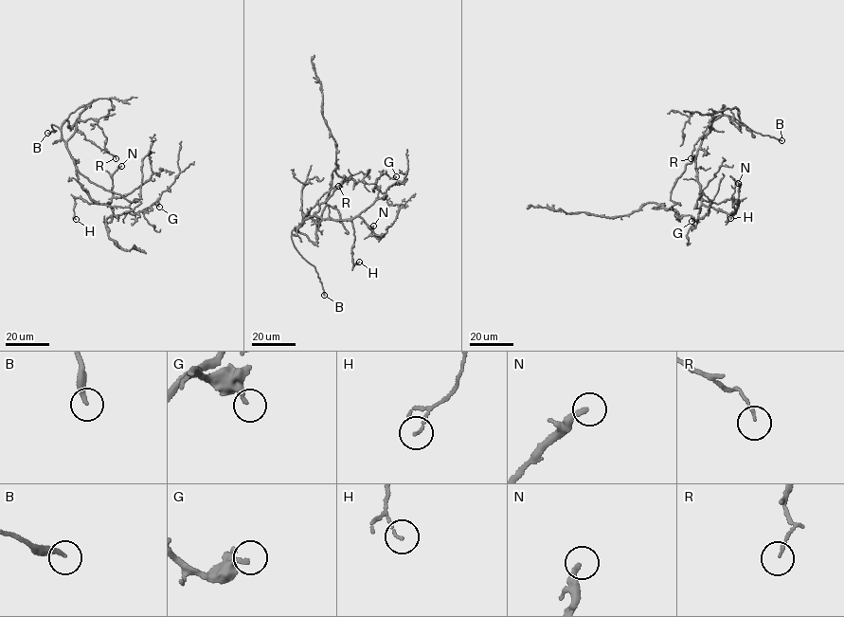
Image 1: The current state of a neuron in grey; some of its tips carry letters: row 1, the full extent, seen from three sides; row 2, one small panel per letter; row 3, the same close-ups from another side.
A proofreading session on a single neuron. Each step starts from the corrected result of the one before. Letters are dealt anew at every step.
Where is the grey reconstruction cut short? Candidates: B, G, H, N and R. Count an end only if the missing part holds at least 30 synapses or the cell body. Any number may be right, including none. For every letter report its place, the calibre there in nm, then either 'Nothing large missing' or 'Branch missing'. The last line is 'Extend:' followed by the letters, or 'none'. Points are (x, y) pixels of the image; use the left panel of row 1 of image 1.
B: Place: (47, 133). Thickness 280 nm. Branch missing
G: Place: (159, 207). Thickness 200 nm. Nothing large missing
H: Place: (76, 219). Thickness 100 nm. Nothing large missing
N: Place: (121, 166). Thickness 240 nm. Nothing large missing
R: Place: (116, 158). Thickness 100 nm. Nothing large missing
Extend: B

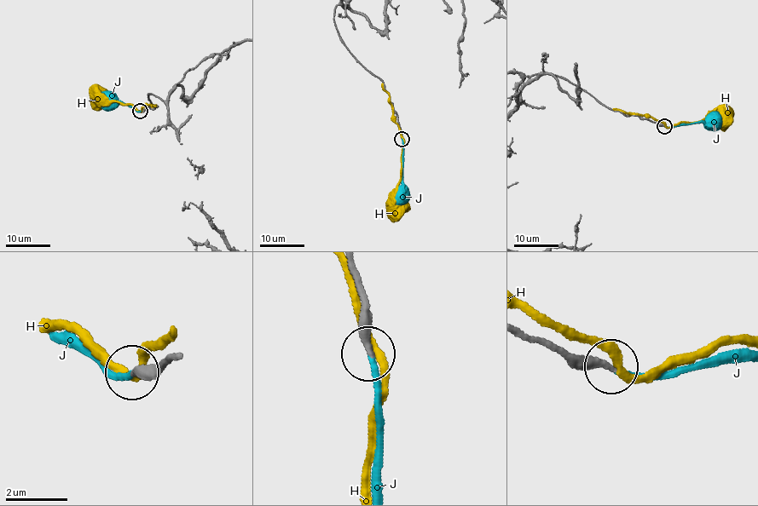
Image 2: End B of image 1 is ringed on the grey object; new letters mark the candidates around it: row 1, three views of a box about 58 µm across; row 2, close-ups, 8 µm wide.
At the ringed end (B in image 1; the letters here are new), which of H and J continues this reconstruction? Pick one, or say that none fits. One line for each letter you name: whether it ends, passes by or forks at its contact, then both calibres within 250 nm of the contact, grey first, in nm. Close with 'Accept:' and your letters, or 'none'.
J: It ends there. Thickness 280 nm (grey) against 170 nm
Accept: J

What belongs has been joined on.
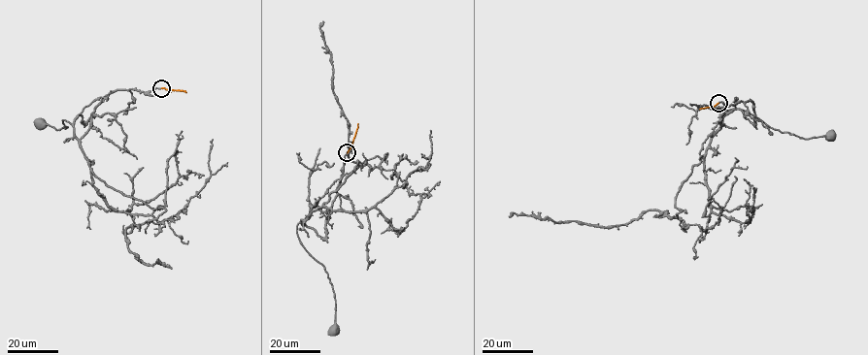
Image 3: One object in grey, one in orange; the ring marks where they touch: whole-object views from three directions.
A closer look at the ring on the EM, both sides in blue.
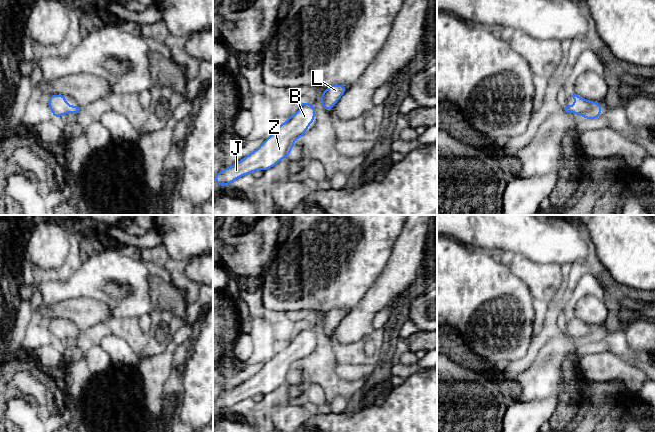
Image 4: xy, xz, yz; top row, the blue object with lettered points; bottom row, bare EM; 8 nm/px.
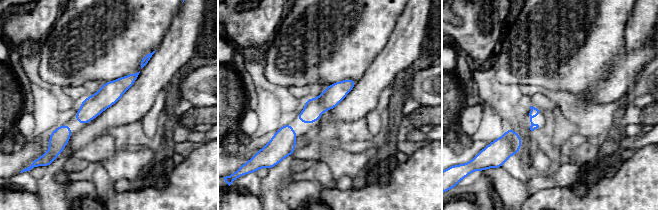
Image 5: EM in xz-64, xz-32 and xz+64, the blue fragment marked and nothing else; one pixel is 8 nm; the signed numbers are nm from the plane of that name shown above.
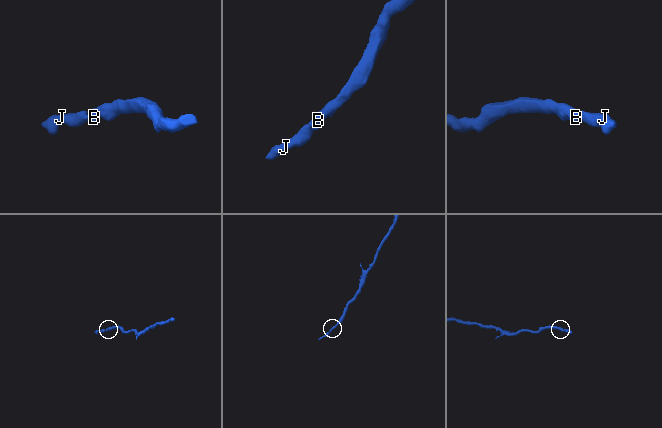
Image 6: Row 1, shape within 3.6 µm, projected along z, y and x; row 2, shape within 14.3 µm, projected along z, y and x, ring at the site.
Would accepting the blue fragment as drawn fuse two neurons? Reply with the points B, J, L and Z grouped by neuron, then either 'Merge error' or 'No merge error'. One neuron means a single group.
Groups: B J L Z. No merge error

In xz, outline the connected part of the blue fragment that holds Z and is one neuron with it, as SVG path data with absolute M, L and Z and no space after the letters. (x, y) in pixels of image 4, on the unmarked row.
M300 326L298 329L300 335L292 337L256 374L213 400L216 407L220 411L228 410L246 398L252 398L256 394L266 395L289 381L294 372L294 364L304 361L307 350L313 348L316 340L314 328Z

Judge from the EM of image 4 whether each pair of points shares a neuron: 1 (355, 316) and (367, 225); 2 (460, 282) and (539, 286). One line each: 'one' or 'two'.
1: two
2: two

